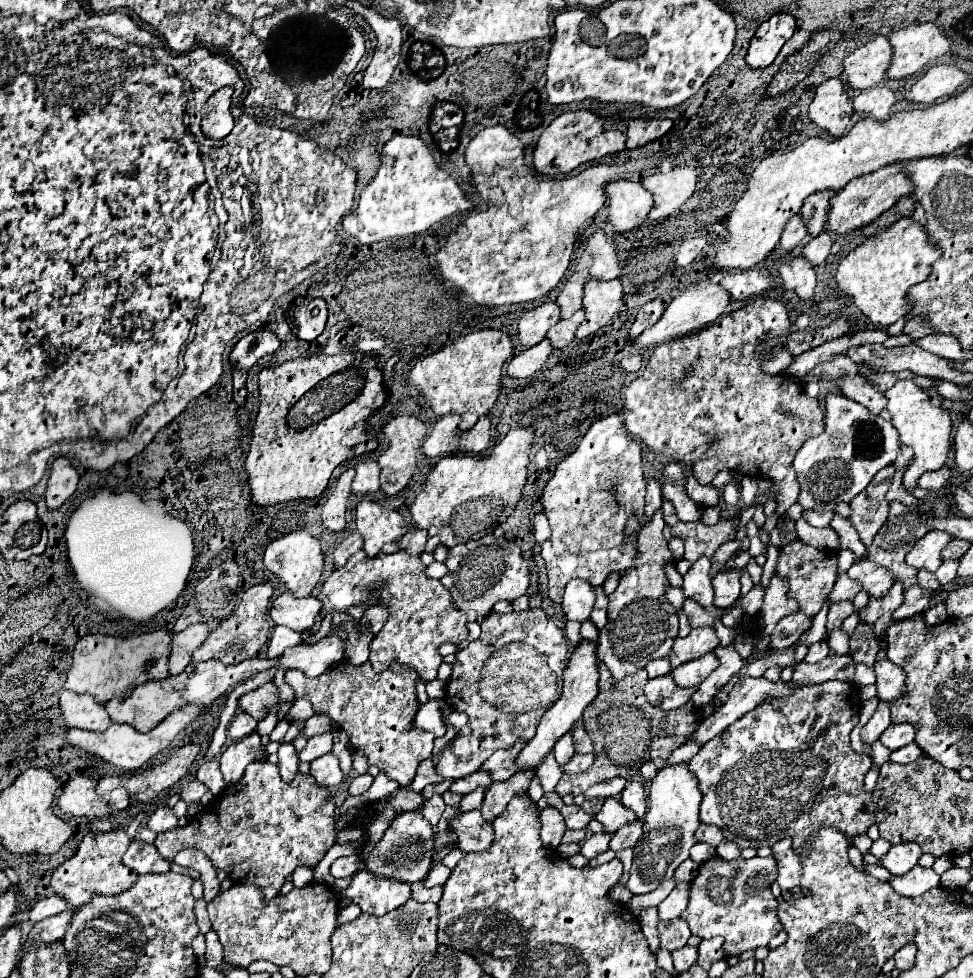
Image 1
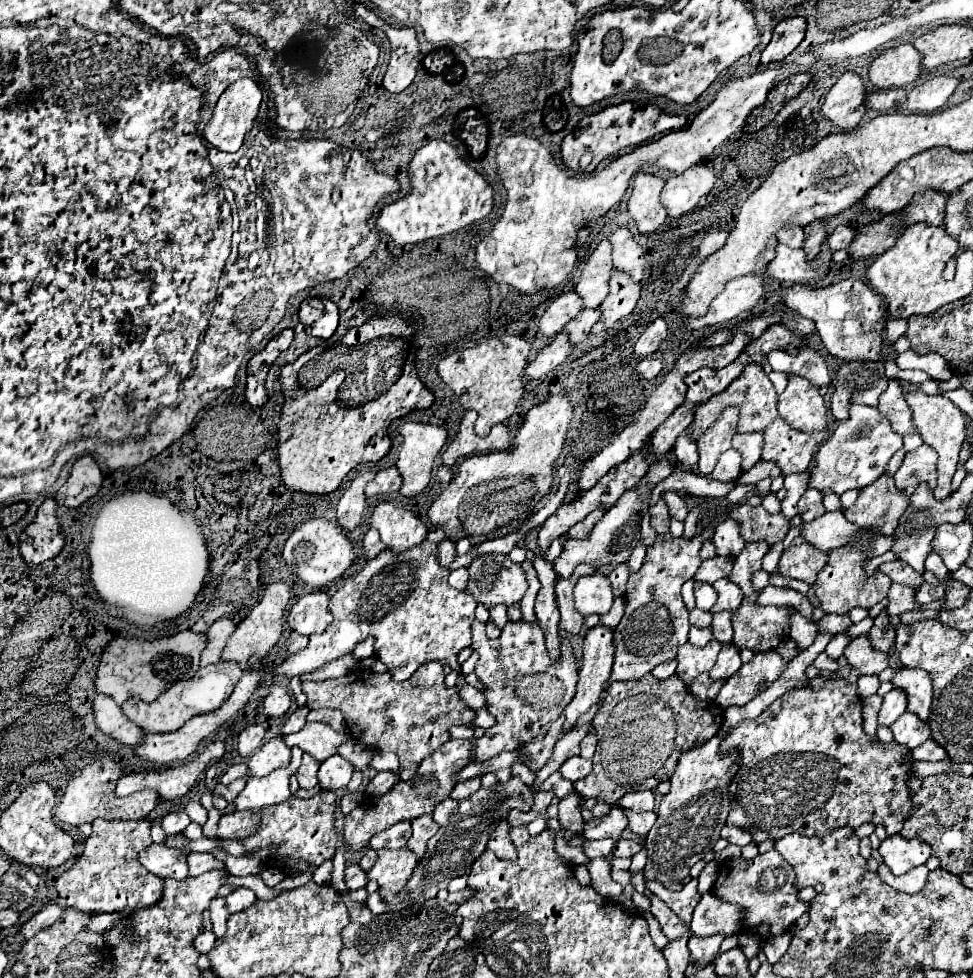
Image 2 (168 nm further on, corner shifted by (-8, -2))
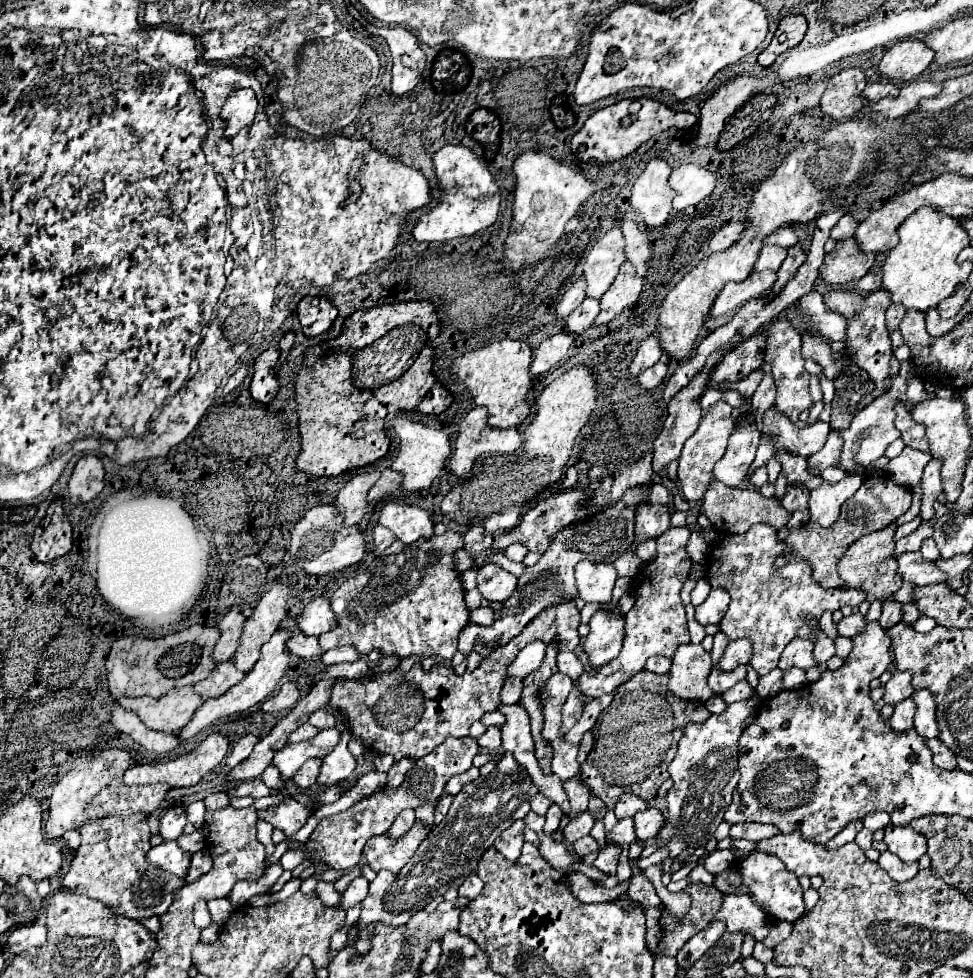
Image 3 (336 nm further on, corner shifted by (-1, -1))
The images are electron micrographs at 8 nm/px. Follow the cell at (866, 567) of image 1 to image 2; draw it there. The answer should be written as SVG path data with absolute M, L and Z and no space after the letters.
M899 560L881 564L879 570L881 570L883 574L887 574L893 582L905 584L905 586L911 586L911 588L919 588L919 586L925 582L925 580L923 580L923 574L919 574L917 570L911 570L911 566L907 566L905 562L899 562Z

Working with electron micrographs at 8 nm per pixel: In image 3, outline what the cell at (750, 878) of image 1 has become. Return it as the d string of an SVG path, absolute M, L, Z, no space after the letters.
M752 851L746 859L738 859L734 861L732 869L742 877L742 883L748 887L750 897L754 901L754 905L758 905L766 917L770 921L788 921L794 923L796 919L802 917L804 913L804 901L802 901L802 887L798 883L798 877L792 875L780 859L760 853L760 851Z

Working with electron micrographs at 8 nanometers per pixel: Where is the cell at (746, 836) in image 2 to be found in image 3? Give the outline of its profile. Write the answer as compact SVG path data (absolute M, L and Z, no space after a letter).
M738 823L738 825L732 825L730 829L732 839L748 839L748 841L760 841L776 833L778 829L774 825L762 825L762 823Z

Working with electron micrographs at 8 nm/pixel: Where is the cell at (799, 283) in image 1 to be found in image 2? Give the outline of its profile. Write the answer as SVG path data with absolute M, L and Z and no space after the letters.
M777 244L775 252L777 256L767 264L769 278L779 282L801 282L815 278L817 272L805 260L803 250L793 250L785 244Z

